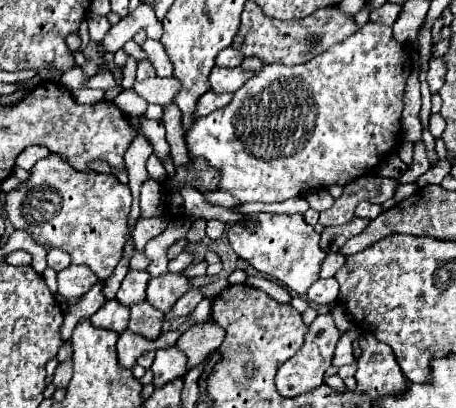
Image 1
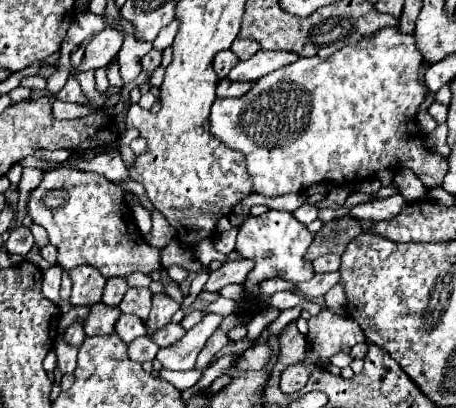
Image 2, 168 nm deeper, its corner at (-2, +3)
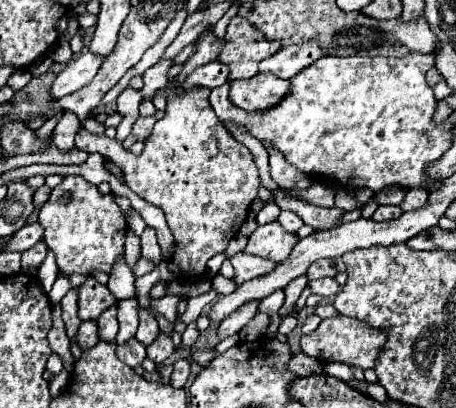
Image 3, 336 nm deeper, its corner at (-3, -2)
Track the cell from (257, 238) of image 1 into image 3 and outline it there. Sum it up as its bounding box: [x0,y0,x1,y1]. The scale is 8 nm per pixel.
[244,221,298,263]

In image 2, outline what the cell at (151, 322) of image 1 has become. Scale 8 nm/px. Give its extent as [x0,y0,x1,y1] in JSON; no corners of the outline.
[145,322,185,348]

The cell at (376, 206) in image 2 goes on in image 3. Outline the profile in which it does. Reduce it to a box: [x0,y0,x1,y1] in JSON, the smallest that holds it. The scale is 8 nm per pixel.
[374,205,402,221]

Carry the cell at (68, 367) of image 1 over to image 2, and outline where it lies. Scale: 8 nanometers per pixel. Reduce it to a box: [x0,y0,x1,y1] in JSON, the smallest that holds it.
[55,338,77,374]

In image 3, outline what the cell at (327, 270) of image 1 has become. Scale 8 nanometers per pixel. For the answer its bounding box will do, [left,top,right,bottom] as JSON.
[306,259,342,281]

